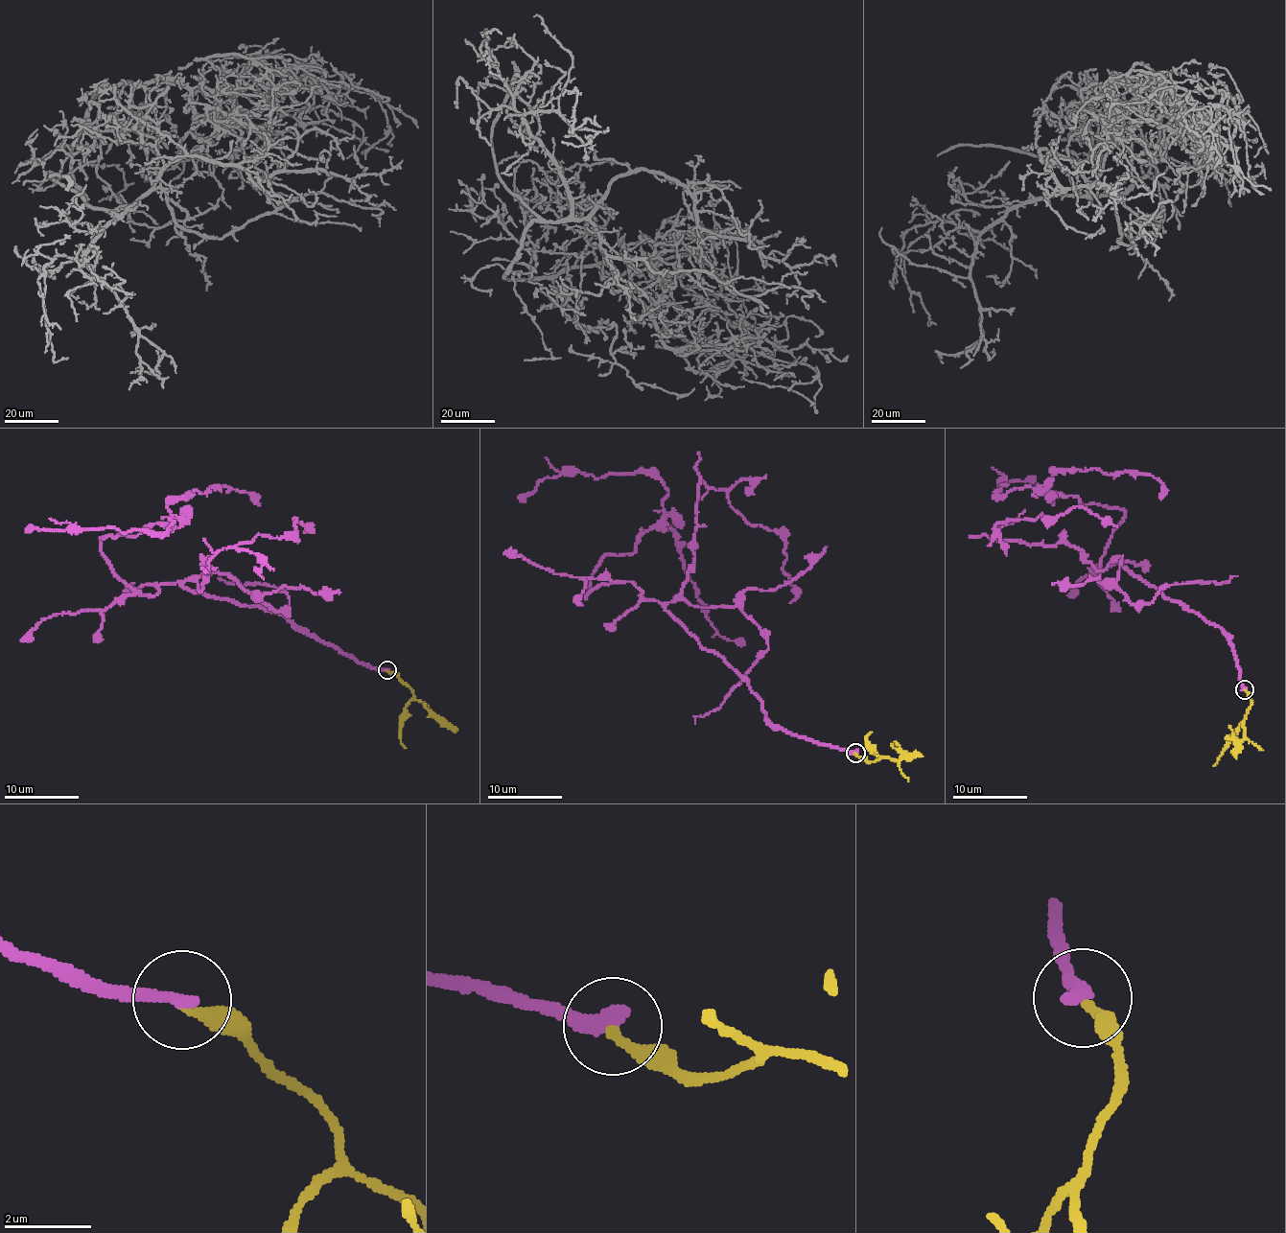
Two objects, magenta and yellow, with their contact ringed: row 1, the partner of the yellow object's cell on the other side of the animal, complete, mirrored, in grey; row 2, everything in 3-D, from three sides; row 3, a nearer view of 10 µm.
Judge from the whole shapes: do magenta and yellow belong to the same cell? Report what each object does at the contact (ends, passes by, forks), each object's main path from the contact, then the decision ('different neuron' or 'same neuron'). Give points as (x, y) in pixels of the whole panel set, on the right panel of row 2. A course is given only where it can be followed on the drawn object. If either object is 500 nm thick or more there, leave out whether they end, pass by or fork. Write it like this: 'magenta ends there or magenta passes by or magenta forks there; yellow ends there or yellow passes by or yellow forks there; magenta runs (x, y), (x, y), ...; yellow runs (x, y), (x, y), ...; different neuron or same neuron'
magenta ends there; yellow ends there; magenta runs (1244, 689), (1218, 627), (1121, 562), (1099, 567), (1118, 508), (1041, 487), (999, 495), (1003, 482), (1032, 482); yellow runs (1244, 689), (1250, 701), (1250, 709), (1213, 766); different neuron

